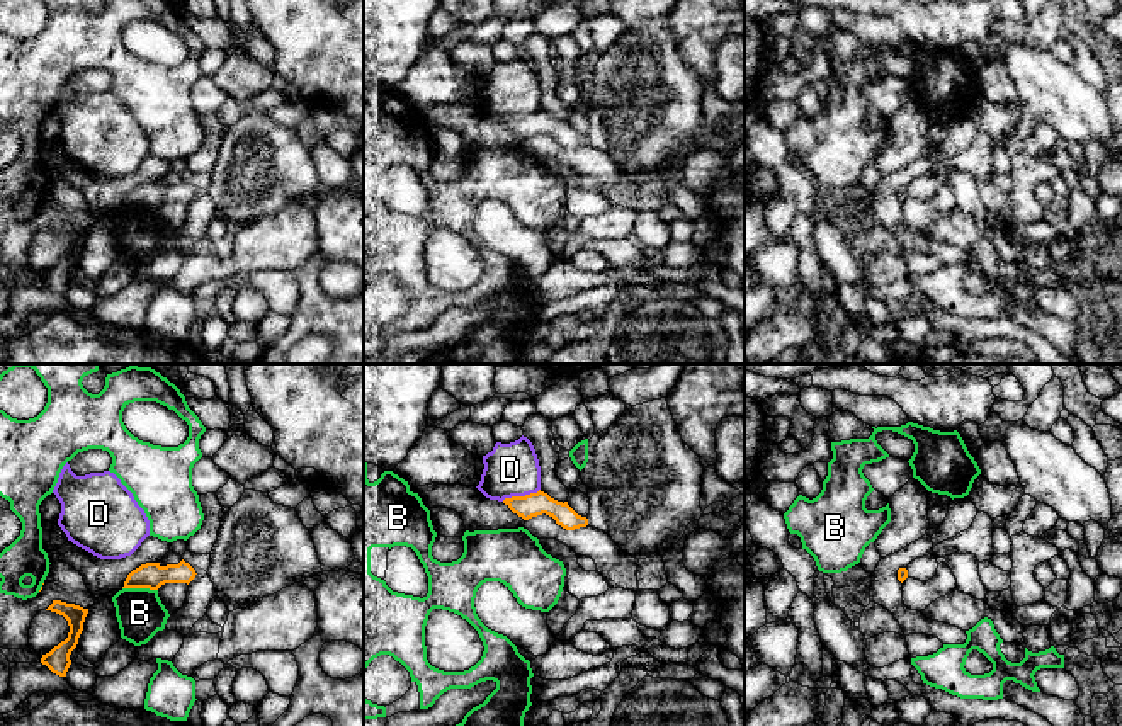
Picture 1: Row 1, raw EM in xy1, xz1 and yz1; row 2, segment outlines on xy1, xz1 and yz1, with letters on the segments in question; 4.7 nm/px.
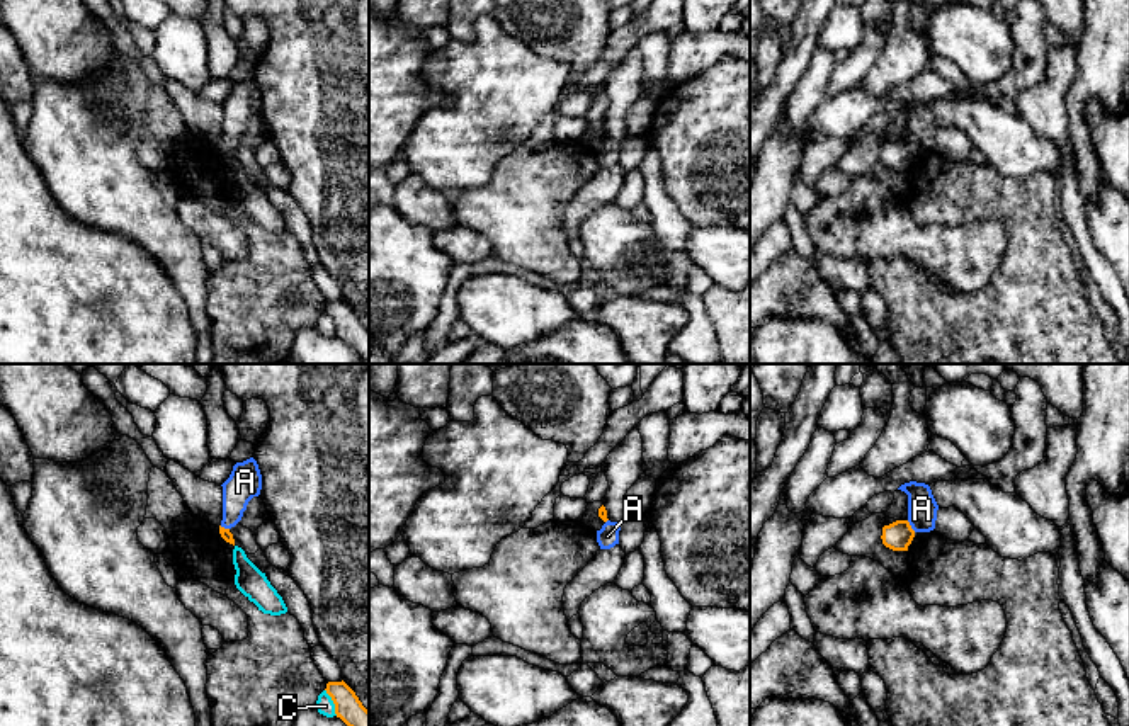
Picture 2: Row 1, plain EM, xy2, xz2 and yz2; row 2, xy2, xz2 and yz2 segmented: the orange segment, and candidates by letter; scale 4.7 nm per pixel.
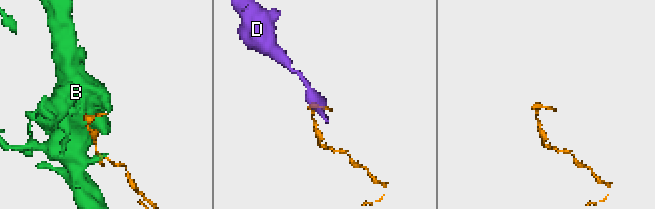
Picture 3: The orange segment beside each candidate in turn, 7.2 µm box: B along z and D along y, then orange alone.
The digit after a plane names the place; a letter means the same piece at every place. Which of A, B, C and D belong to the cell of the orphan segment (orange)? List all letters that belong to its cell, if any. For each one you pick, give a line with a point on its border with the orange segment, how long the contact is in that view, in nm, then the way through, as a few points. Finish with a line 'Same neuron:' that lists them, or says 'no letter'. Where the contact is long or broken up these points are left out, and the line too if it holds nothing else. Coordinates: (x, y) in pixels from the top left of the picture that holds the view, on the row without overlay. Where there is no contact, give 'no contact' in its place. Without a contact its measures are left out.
Same neuron: no letter

